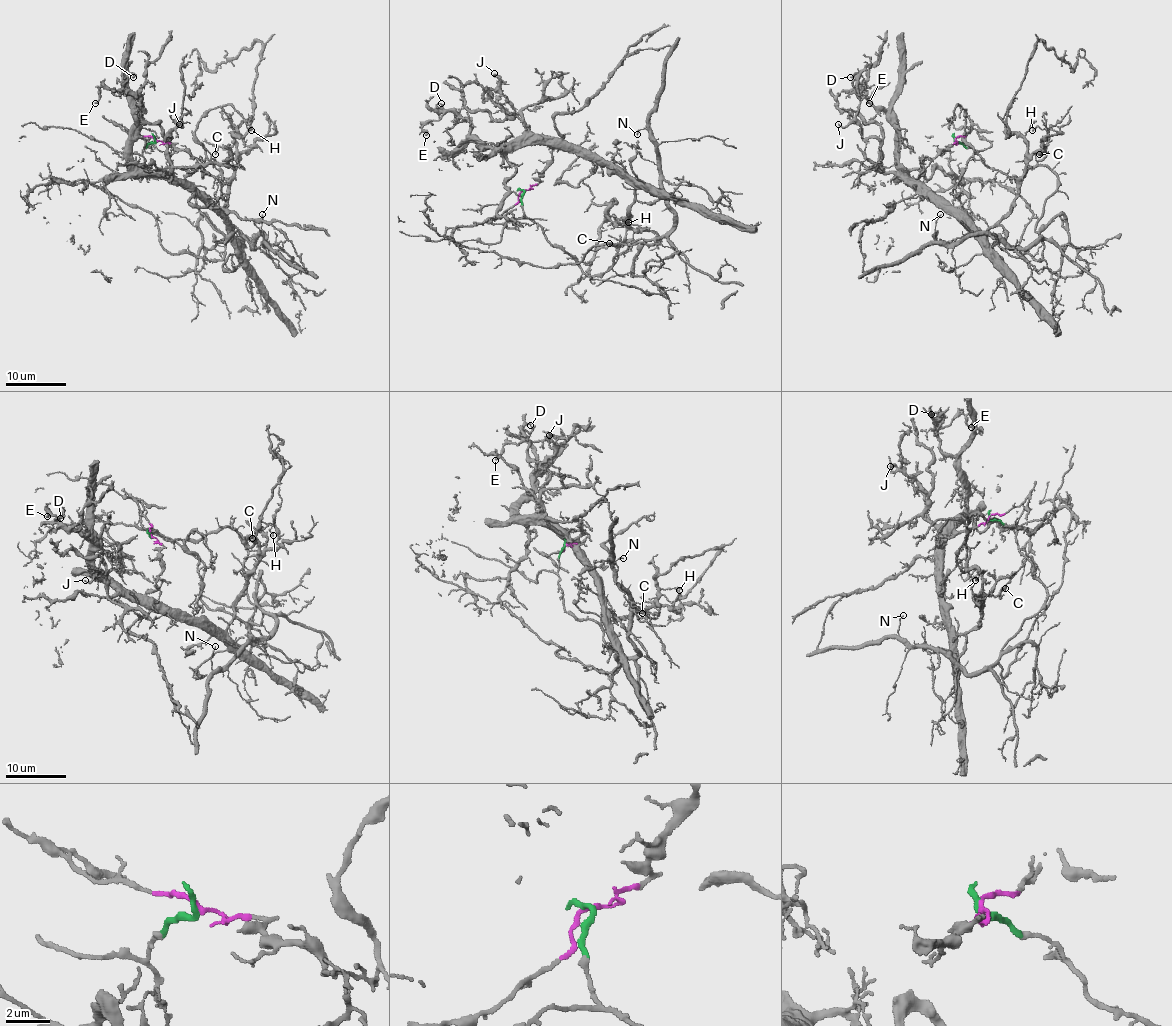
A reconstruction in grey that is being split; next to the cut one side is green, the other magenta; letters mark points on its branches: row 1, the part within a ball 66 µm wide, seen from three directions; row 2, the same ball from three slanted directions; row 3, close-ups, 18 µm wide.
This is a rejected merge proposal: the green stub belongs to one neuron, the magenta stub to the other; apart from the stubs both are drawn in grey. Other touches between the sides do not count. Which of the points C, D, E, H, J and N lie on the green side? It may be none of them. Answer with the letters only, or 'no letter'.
N

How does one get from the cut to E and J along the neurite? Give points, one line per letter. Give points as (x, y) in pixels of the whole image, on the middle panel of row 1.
E: (522, 190), (538, 183), (558, 145), (479, 146), (469, 122), (451, 111), (423, 126), (426, 135)
J: (522, 190), (538, 183), (556, 143), (550, 146), (520, 114), (507, 116), (496, 102), (499, 78), (493, 73)

